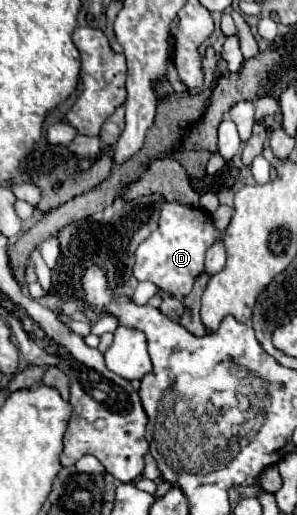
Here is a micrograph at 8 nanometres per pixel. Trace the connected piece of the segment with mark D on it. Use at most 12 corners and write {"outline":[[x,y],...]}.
{"outline":[[163,203],[137,281],[189,295],[219,237],[207,213]]}

